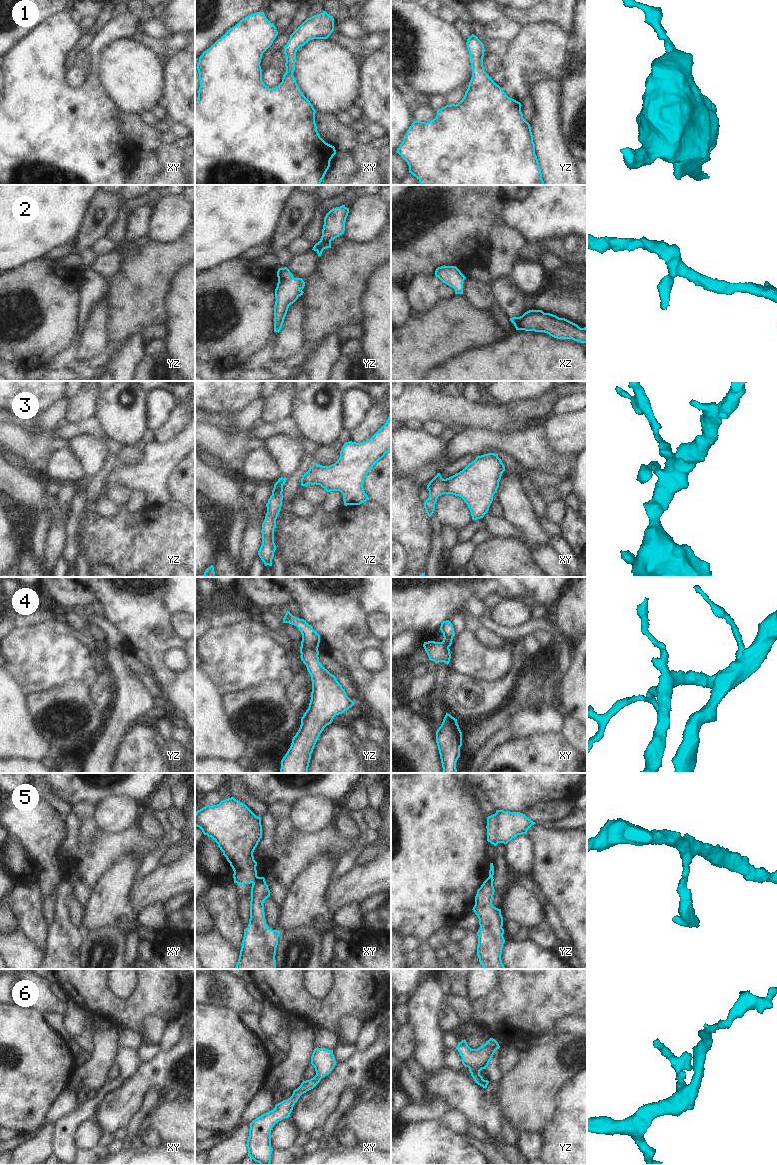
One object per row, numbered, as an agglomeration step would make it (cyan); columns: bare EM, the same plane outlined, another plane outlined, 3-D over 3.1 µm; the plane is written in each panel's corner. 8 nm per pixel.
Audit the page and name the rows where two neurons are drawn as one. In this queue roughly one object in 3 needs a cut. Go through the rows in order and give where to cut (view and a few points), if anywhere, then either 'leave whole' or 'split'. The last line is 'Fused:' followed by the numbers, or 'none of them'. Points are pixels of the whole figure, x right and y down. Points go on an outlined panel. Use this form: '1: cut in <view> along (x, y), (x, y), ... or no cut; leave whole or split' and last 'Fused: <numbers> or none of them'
1: no cut; leave whole
2: no cut; leave whole
3: no cut; leave whole
4: cut in yz along (301, 643), (317, 651); split
5: cut in xy along (258, 877), (252, 882); split
6: no cut; leave whole
Fused: 4, 5

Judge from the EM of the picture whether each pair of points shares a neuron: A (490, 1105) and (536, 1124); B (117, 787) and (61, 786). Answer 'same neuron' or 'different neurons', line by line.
A: different neurons
B: same neuron

